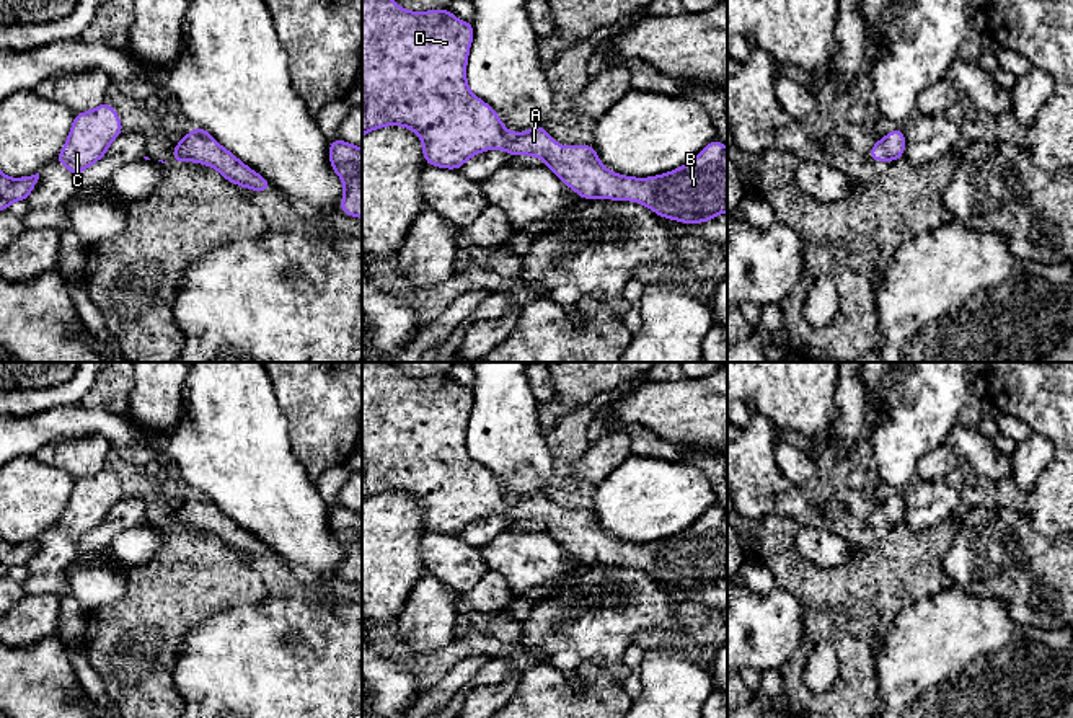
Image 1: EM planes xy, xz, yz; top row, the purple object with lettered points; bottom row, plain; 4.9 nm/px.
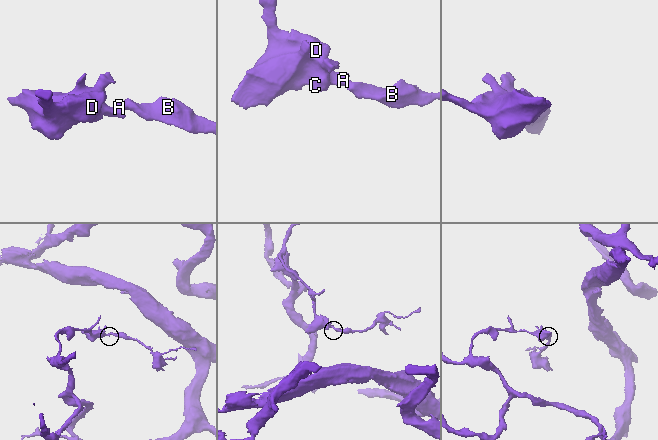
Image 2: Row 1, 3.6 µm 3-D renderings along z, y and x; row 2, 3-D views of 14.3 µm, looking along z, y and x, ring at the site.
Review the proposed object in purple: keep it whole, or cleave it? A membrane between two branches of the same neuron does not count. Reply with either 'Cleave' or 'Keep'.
Keep

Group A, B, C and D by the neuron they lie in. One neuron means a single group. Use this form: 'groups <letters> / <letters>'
groups A B C D

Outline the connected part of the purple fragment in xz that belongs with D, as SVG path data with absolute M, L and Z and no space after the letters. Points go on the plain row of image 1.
M362 362L362 503L385 491L404 491L421 503L424 527L448 535L460 535L473 521L492 514L510 522L538 522L584 566L633 566L682 589L701 589L727 578L727 514L719 504L677 535L634 543L605 534L594 511L561 512L543 490L527 498L509 498L494 473L468 452L473 403L471 387L458 385L448 374L409 377L390 362Z

